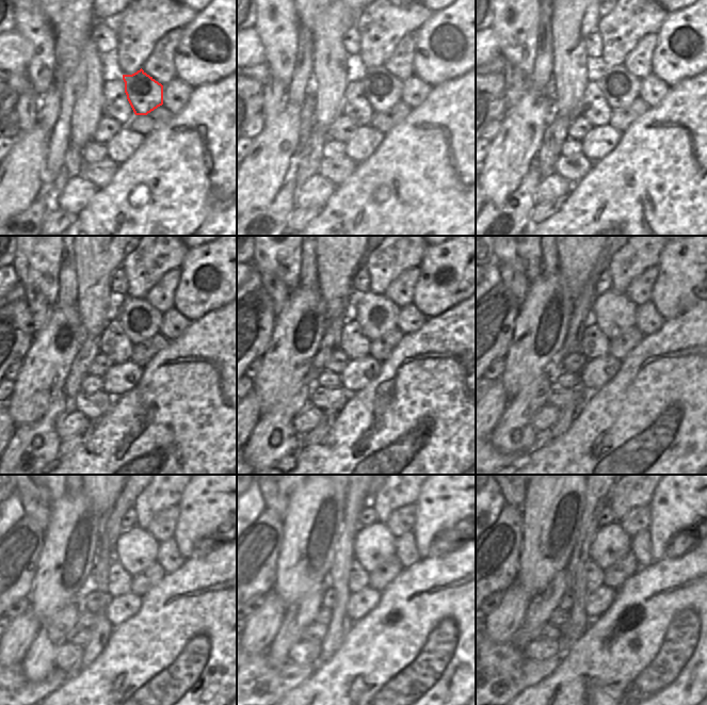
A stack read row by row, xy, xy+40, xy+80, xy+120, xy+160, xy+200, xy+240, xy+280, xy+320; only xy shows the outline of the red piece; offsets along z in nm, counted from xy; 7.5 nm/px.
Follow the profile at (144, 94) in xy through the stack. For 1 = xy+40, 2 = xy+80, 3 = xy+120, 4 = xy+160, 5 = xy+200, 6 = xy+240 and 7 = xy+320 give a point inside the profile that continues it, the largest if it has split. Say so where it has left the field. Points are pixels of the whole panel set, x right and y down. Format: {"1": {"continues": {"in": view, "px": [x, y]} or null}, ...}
{"1": {"continues": {"in": "xy+40", "px": [382, 90]}}, "2": {"continues": {"in": "xy+80", "px": [620, 87]}}, "3": {"continues": {"in": "xy+120", "px": [140, 321]}}, "4": {"continues": {"in": "xy+160", "px": [376, 315]}}, "5": {"continues": {"in": "xy+200", "px": [614, 314]}}, "6": {"continues": {"in": "xy+240", "px": [135, 549]}}, "7": {"continues": {"in": "xy+320", "px": [611, 544]}}}

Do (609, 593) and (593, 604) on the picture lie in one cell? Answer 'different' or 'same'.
same

